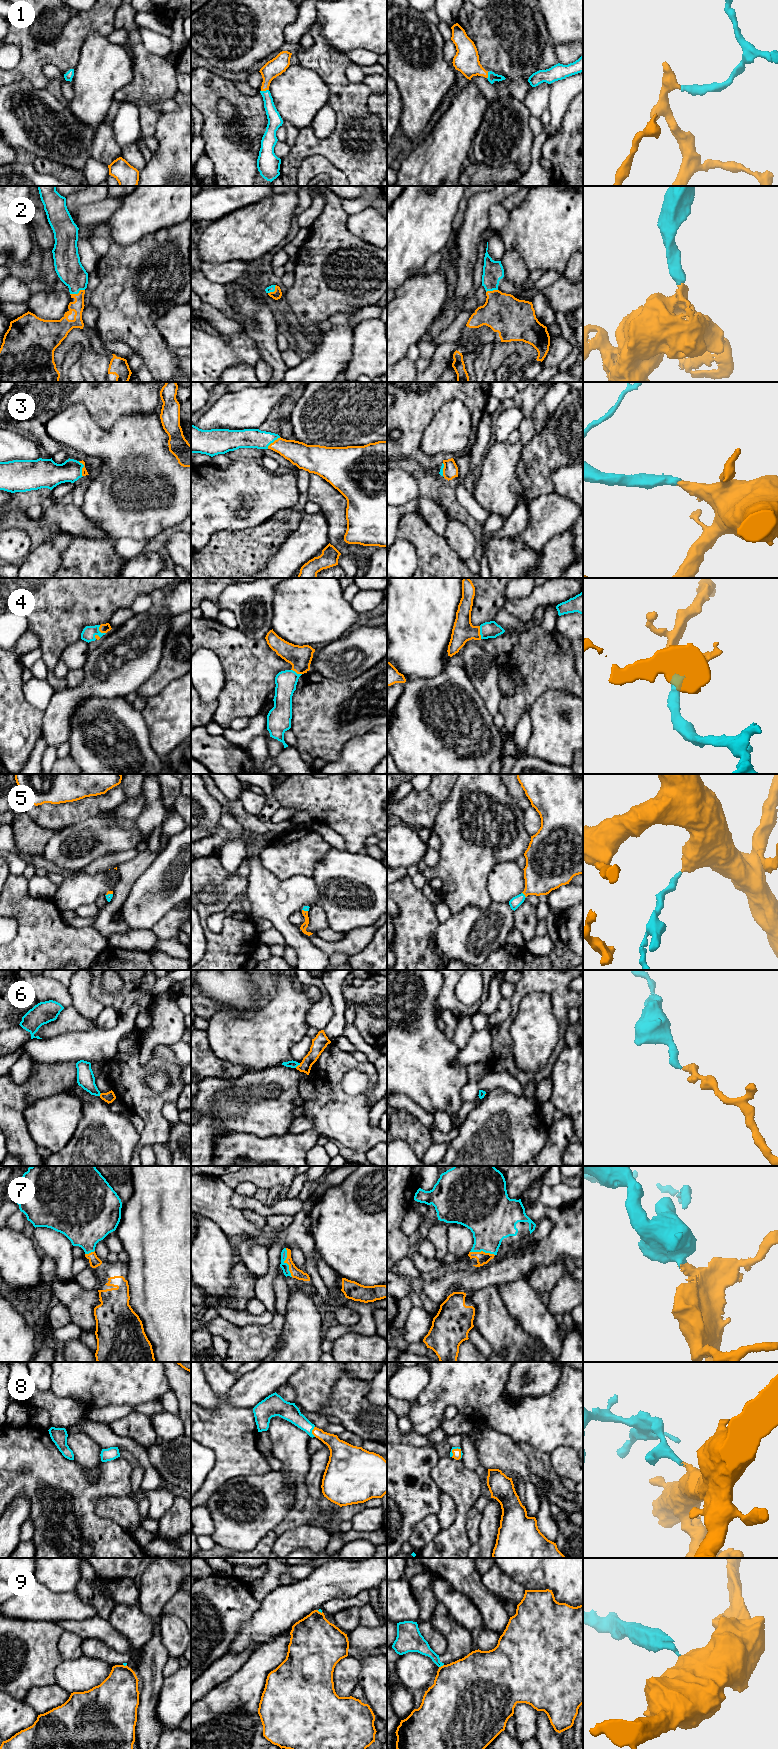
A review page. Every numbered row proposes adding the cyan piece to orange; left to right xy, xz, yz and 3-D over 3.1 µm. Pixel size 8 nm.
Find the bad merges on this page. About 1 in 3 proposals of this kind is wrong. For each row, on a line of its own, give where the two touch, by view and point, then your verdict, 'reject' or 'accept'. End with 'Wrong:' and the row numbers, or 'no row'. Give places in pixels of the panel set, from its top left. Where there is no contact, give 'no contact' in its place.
1: contact xz (264, 90); accept
2: contact xy (78, 293); accept
3: contact xy (82, 468); accept
4: contact yz (479, 632); accept
5: contact yz (524, 894); accept
6: contact xz (298, 1065); accept
7: contact xz (285, 1262); accept
8: contact xz (312, 1431); accept
9: contact yz (441, 1666); reject
Wrong: 9

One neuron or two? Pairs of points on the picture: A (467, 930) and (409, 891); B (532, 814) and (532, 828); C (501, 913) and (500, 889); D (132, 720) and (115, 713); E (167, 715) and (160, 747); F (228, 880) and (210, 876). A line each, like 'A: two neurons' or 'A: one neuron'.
A: two neurons
B: one neuron
C: two neurons
D: one neuron
E: one neuron
F: one neuron

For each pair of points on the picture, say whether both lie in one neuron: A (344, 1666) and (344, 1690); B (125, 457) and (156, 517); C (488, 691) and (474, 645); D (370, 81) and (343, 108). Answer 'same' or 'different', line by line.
A: same
B: same
C: same
D: different

